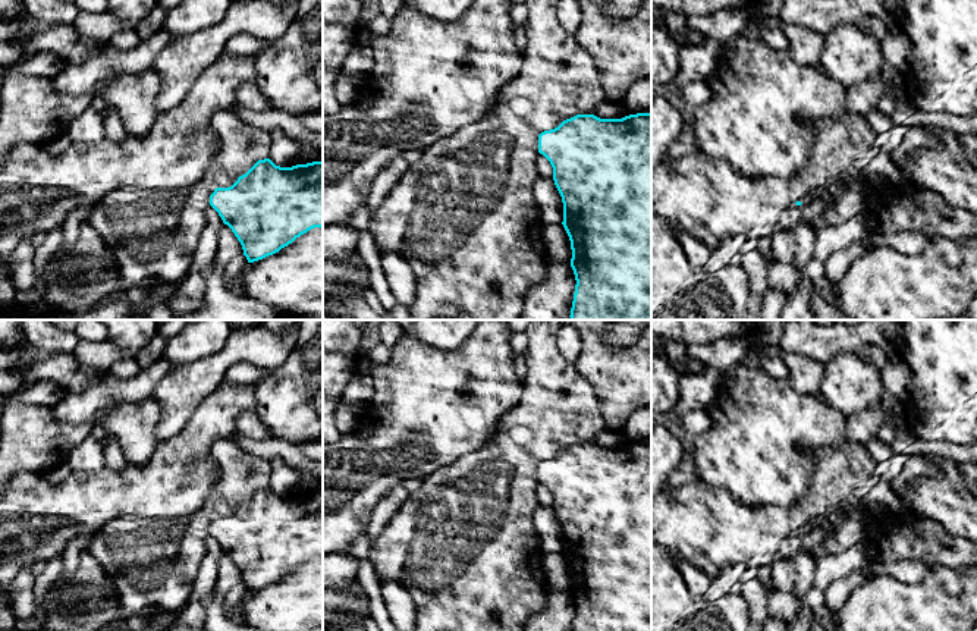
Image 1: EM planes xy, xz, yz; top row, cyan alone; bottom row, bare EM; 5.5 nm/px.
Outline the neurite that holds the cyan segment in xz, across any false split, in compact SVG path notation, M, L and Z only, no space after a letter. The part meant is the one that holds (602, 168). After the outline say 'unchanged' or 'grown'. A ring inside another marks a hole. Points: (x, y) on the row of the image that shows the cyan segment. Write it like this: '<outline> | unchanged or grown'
M651 113L622 119L577 114L541 132L538 153L550 161L563 203L577 280L571 320L651 320Z | unchanged

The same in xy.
M258 160L229 188L216 188L210 205L242 245L248 263L279 252L314 227L323 227L323 160L292 167Z | unchanged

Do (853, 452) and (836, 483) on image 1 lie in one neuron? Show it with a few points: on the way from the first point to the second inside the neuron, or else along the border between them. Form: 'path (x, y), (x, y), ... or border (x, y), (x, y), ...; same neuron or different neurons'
path (853, 460), (853, 467), (844, 476); same neuron

